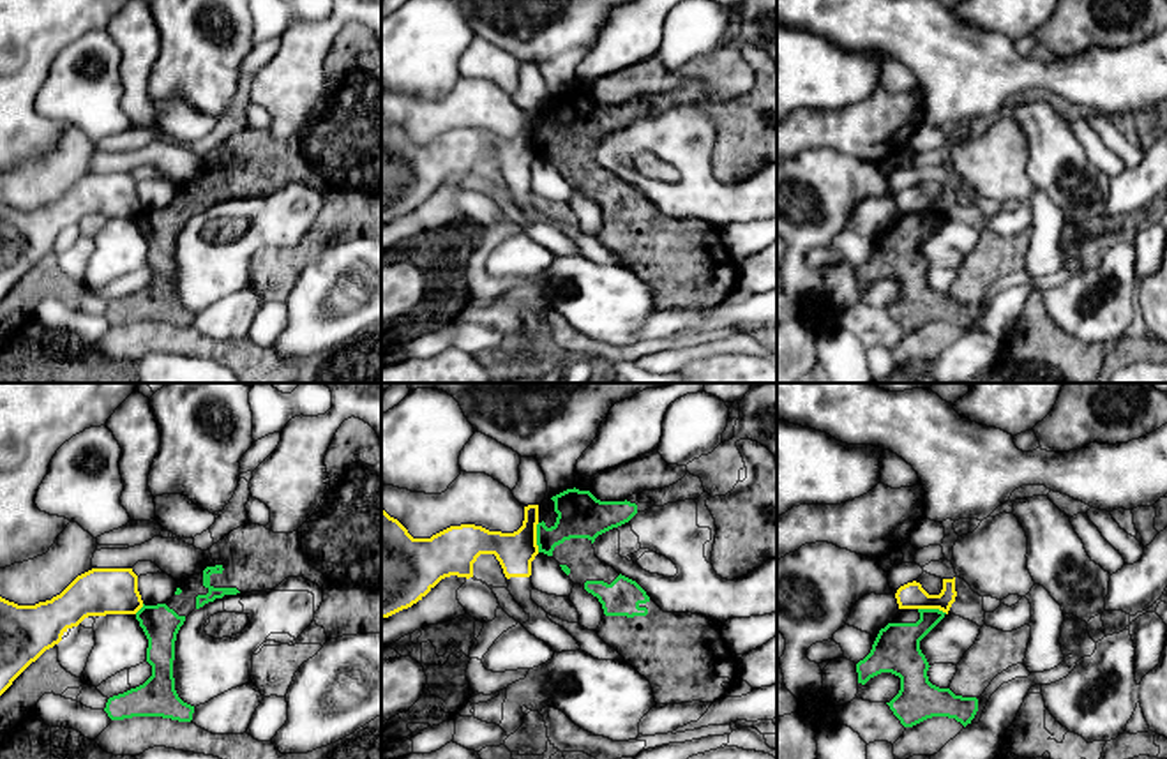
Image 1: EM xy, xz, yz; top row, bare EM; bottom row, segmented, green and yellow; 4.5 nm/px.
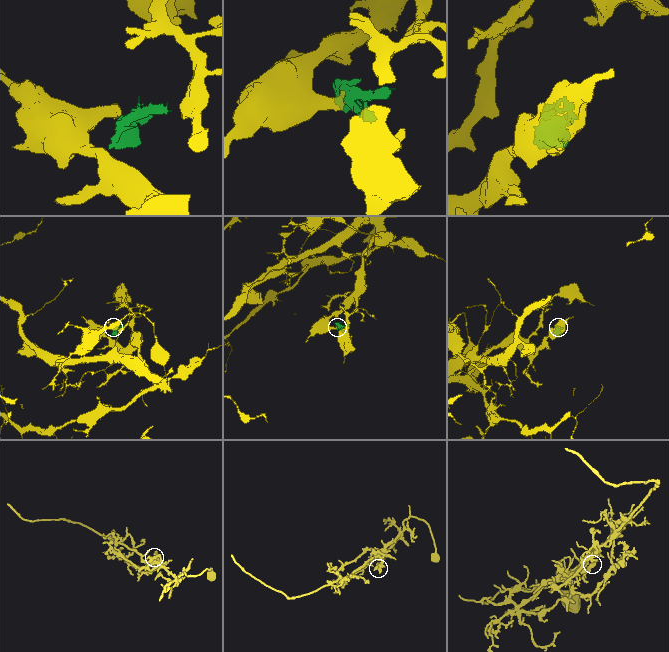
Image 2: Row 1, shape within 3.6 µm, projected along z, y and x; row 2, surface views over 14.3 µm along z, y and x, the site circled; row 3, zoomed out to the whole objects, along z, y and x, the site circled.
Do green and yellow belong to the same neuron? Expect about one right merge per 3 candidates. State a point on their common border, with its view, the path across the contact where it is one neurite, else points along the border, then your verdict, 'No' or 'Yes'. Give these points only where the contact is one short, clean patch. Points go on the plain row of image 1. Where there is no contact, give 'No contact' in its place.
Touches green at xz (537, 142). Boundary: xz (539, 127), (537, 156). No

